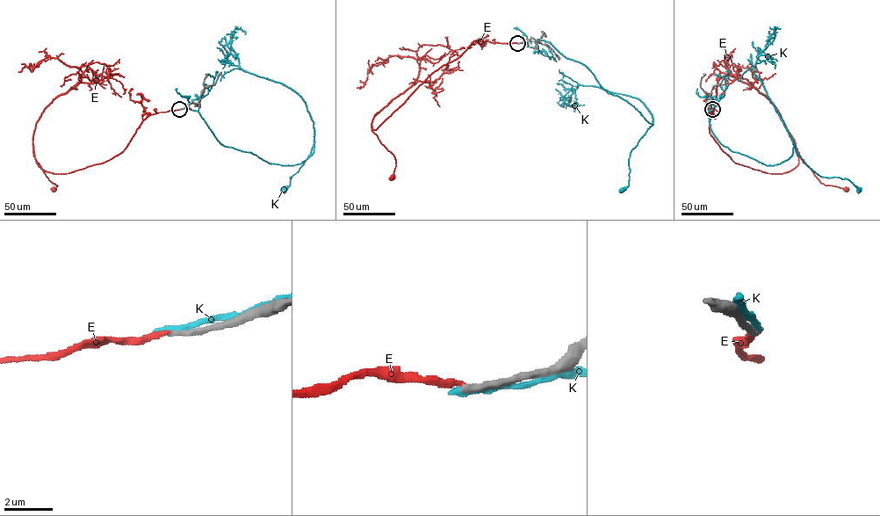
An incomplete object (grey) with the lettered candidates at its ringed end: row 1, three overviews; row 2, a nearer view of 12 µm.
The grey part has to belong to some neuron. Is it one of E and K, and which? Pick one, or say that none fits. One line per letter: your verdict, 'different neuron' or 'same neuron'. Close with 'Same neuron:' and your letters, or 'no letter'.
E: different neuron
K: different neuron
Same neuron: no letter

